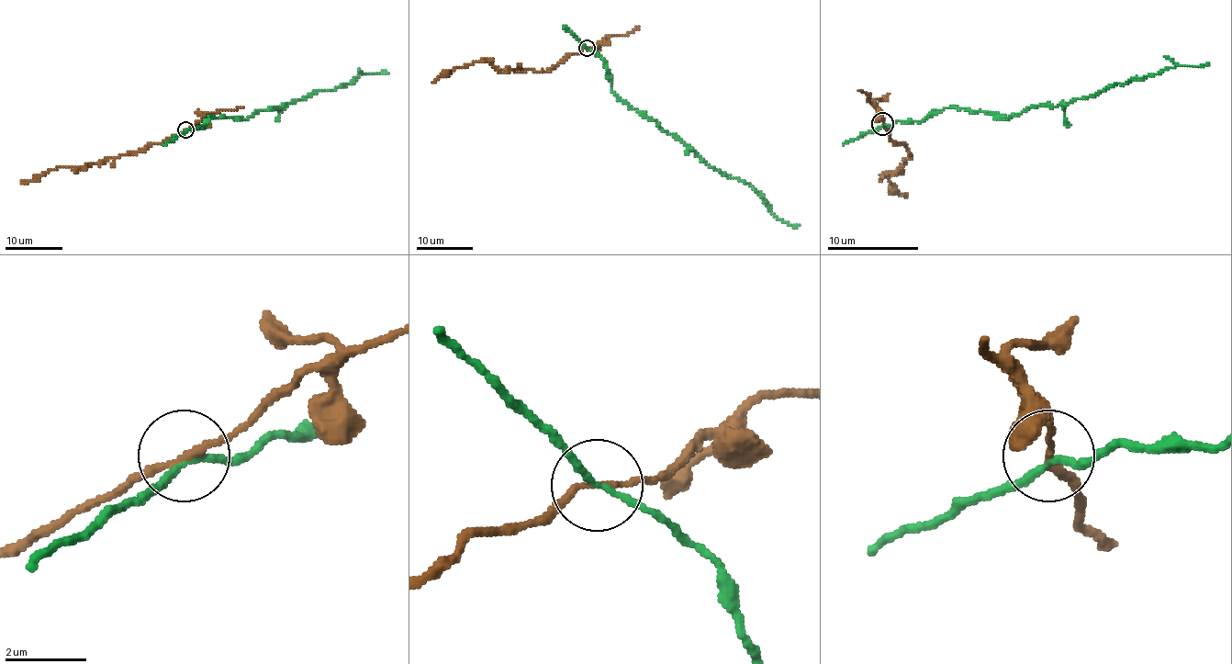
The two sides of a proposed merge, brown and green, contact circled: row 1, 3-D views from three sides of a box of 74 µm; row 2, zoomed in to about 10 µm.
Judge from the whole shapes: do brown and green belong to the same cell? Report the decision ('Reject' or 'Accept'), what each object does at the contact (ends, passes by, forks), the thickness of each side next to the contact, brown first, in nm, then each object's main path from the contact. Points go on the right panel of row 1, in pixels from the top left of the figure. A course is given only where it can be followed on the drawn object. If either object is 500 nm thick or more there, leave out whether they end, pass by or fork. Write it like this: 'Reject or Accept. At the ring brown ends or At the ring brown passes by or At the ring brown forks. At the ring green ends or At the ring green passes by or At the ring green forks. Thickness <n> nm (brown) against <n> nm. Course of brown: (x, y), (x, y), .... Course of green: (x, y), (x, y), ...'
Reject. At the ring brown passes by. At the ring green passes by. Thickness 140 nm (brown) against 150 nm. Course of brown: (883, 124), (889, 136), (910, 152), (900, 165), (902, 169), (880, 174), (885, 173), (897, 191), (907, 197). Course of green: (883, 124), (923, 121), (946, 107), (1012, 118), (1029, 107), (1092, 97), (1116, 83), (1177, 65), (1207, 65)

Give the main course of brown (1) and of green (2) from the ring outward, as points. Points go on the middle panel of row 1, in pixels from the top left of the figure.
1: (587, 48), (569, 54), (548, 71), (512, 69), (499, 72), (489, 61), (477, 61), (453, 68), (431, 83)
2: (587, 48), (603, 60), (610, 90), (620, 98), (675, 135), (708, 165), (748, 183), (776, 218), (799, 226)

